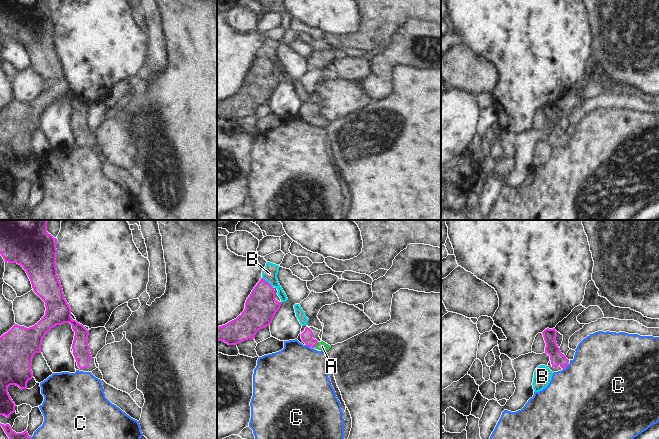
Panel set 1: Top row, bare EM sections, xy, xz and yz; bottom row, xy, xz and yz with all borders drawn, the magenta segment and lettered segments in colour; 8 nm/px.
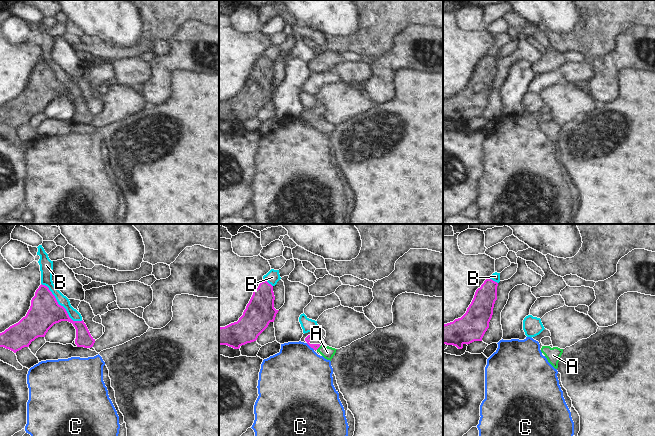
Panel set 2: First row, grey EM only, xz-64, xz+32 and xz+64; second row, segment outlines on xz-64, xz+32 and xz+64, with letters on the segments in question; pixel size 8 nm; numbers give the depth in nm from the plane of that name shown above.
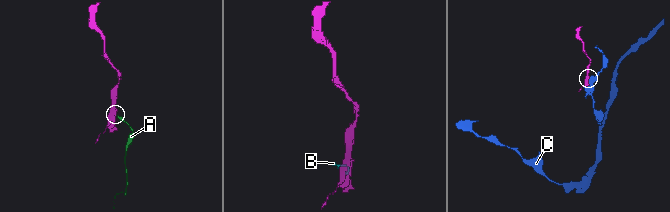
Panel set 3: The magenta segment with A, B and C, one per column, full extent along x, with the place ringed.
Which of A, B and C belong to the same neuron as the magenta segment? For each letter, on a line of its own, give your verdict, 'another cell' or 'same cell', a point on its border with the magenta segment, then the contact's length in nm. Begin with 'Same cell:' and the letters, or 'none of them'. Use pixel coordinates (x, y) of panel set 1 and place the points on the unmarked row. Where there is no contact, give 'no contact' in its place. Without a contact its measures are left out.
Same cell: A
A: same cell | xz (316, 120) | 60 nm
B: another cell | xz (268, 58) | 120 nm
C: another cell | yz (565, 143) | 60 nm

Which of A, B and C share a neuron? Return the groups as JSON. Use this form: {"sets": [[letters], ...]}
{"sets": [["A"], ["B"], ["C"]]}

